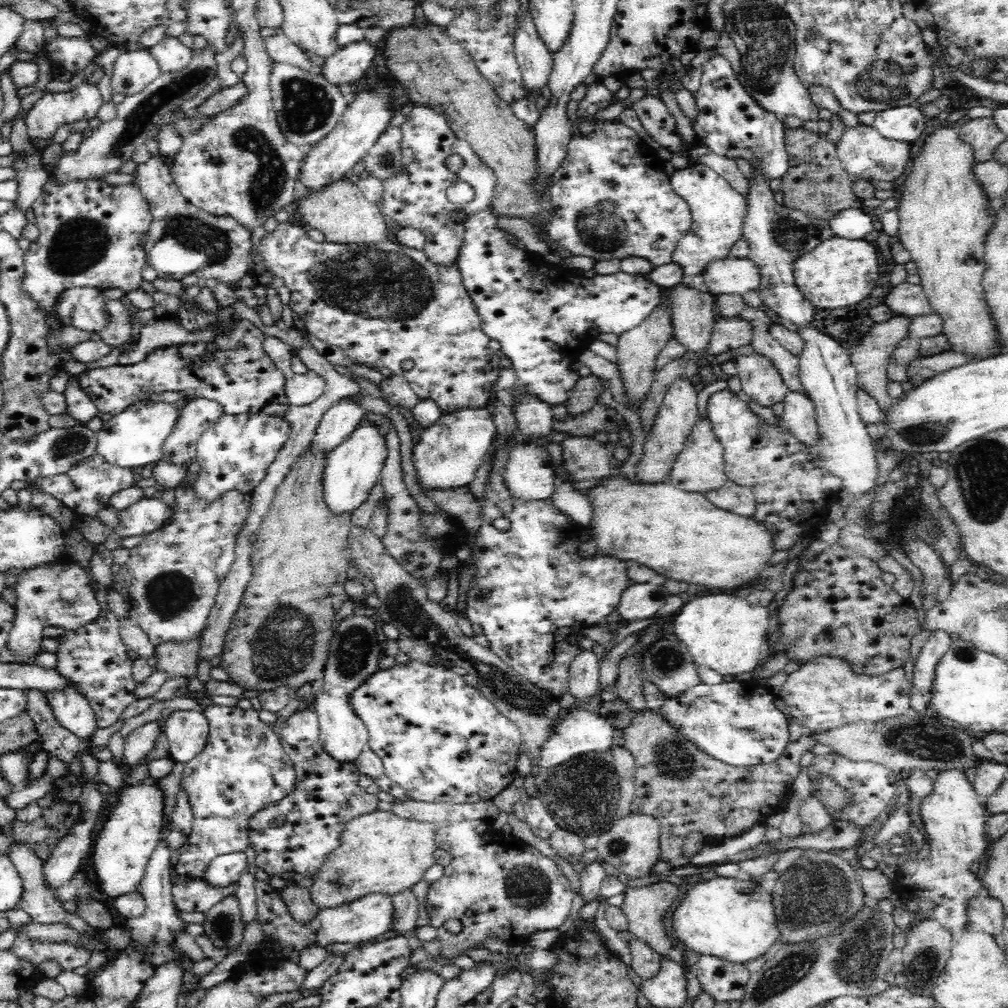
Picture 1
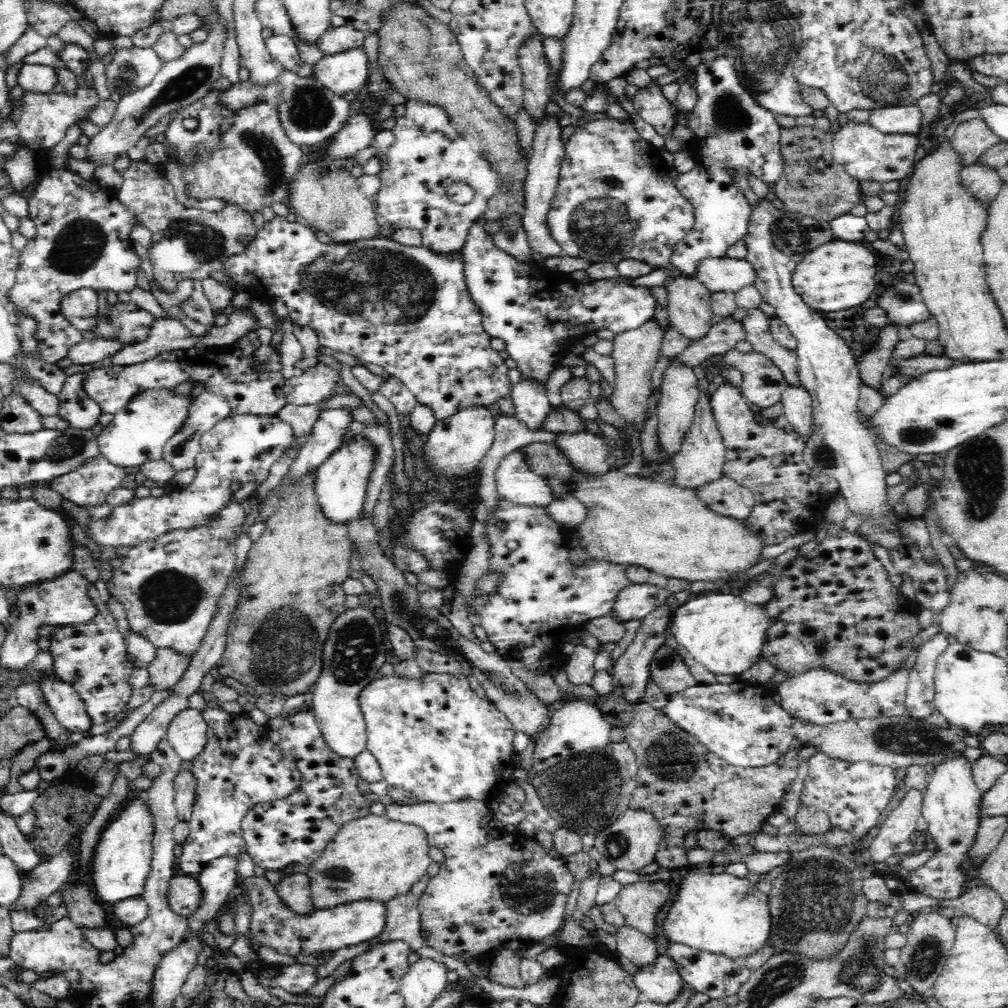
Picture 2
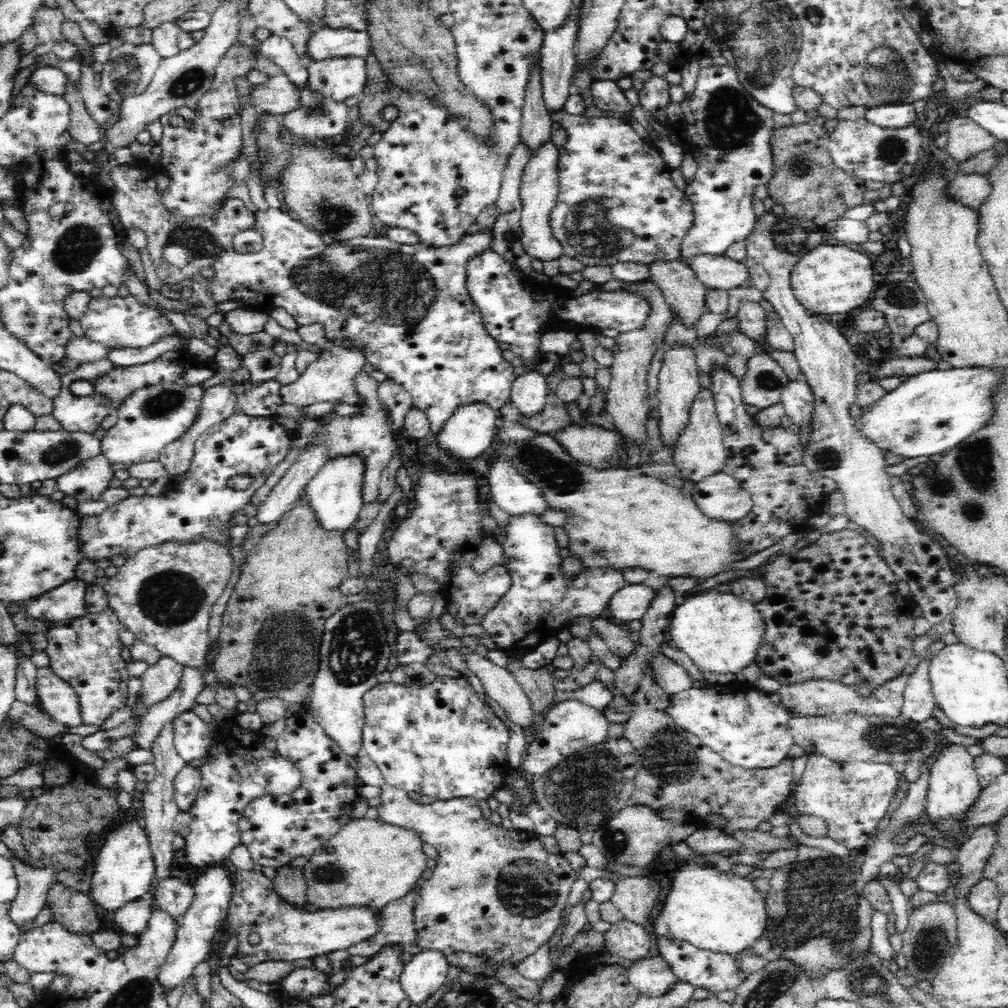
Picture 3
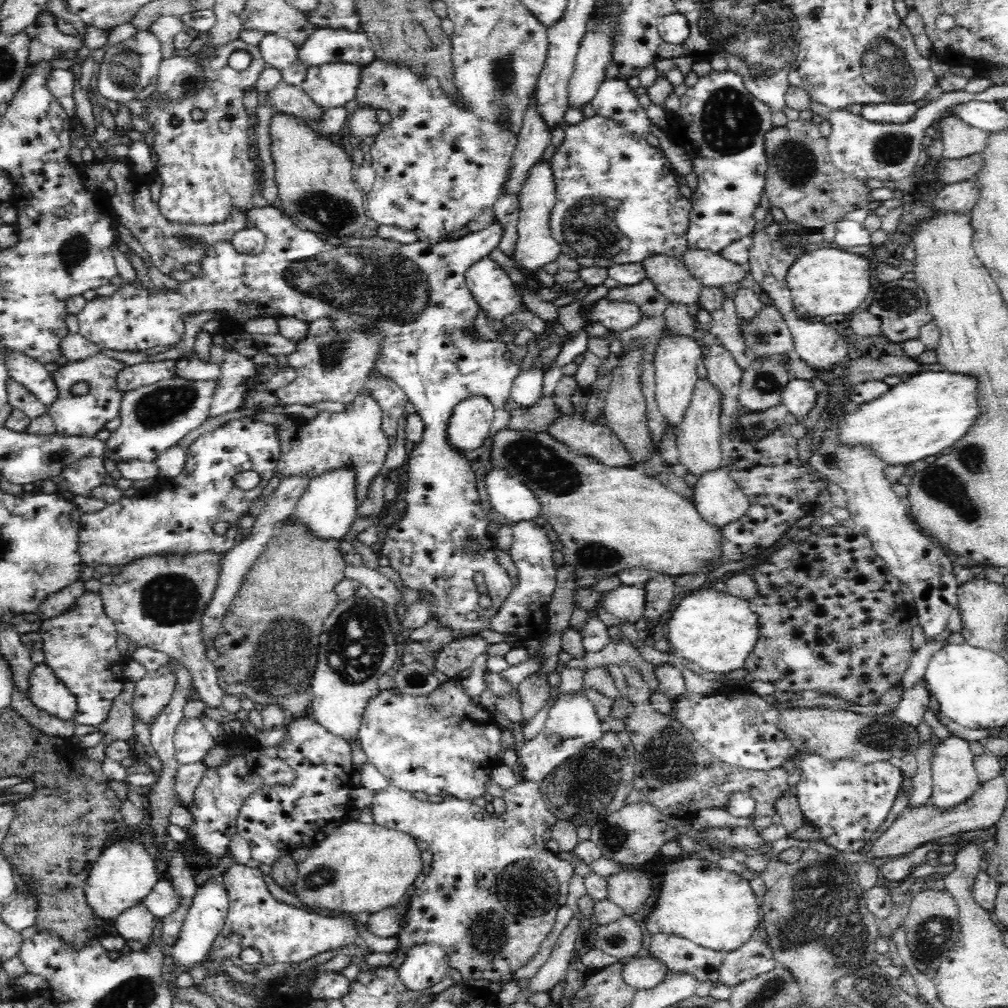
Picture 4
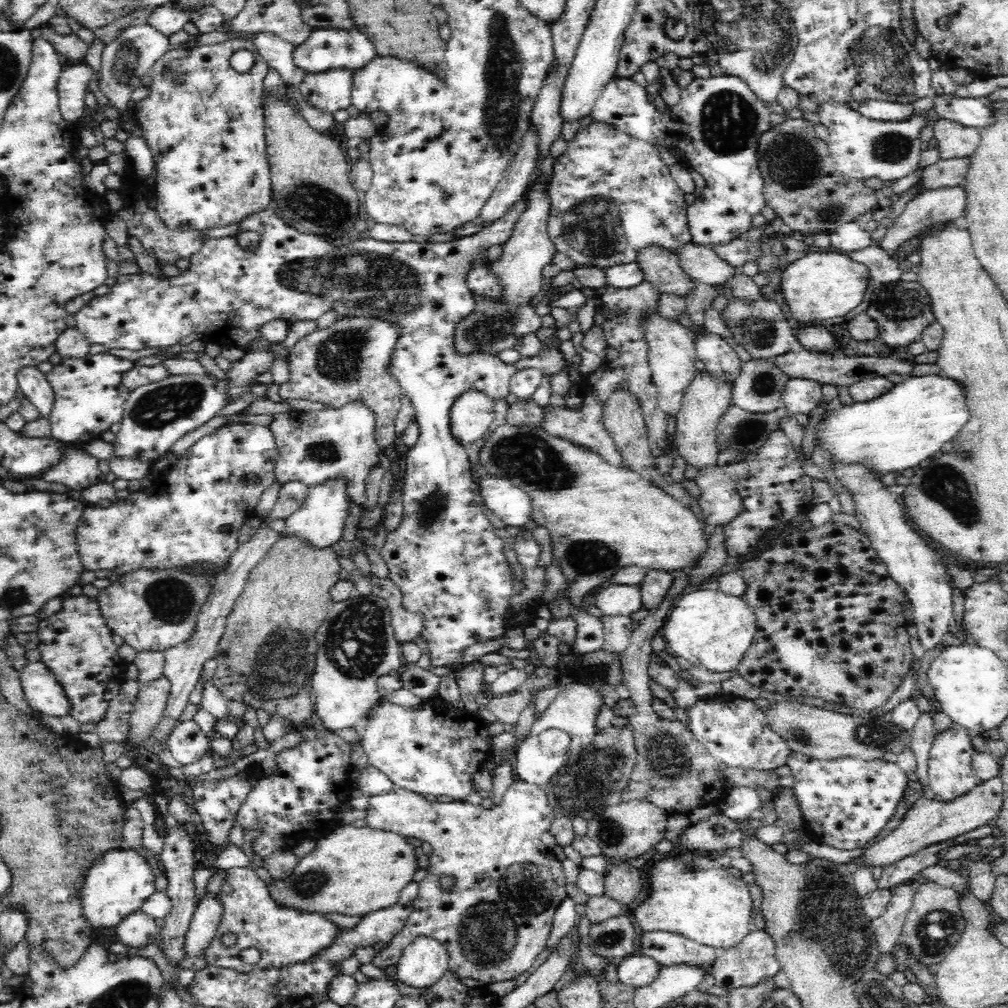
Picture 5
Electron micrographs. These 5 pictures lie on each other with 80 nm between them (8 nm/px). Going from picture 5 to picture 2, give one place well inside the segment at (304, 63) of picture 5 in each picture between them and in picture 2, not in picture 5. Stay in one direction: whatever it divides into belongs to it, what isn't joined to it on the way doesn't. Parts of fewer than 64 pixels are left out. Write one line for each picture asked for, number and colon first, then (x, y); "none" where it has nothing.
2: (344, 38)
3: (325, 43)
4: (325, 45)

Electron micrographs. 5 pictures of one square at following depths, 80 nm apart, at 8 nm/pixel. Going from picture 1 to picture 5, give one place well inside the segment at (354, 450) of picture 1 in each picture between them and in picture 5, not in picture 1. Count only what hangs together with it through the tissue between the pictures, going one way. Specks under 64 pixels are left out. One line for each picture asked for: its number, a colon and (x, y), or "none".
2: (340, 485)
3: (335, 494)
4: (329, 506)
5: (320, 521)

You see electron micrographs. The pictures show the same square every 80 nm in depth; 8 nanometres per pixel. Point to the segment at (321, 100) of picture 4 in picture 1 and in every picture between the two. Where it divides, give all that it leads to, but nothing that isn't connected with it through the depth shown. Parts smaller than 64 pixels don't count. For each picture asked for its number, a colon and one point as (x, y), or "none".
1: (347, 65)
2: (346, 72)
3: (337, 79)

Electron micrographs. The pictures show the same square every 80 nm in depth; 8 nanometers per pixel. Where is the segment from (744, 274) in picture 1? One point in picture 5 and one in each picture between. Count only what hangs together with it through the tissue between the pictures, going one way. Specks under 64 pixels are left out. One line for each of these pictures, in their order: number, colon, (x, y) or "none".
2: (720, 274)
3: (715, 272)
4: (711, 269)
5: (701, 263)

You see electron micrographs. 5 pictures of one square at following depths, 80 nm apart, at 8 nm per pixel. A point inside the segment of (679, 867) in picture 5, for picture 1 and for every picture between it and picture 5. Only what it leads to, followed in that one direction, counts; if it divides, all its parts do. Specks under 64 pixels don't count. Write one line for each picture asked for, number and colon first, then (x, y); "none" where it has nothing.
1: (733, 918)
2: (722, 914)
3: (718, 911)
4: (717, 909)

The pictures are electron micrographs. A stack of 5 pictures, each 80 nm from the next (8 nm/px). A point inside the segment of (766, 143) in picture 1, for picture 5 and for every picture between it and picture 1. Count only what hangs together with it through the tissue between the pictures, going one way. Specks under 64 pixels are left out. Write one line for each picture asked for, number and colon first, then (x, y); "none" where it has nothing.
2: (733, 135)
3: (726, 130)
4: (723, 125)
5: (717, 124)

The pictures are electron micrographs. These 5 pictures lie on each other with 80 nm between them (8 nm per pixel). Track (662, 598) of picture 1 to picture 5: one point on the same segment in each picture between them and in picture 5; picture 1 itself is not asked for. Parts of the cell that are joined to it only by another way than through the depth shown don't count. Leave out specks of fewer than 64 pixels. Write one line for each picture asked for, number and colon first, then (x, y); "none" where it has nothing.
2: (635, 601)
3: (630, 603)
4: (627, 602)
5: (617, 600)

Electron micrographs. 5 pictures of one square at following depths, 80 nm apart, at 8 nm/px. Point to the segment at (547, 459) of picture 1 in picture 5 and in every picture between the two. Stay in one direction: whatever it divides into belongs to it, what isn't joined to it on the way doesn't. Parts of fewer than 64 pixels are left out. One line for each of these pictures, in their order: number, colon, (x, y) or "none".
2: (514, 482)
3: (511, 492)
4: (511, 498)
5: (509, 502)

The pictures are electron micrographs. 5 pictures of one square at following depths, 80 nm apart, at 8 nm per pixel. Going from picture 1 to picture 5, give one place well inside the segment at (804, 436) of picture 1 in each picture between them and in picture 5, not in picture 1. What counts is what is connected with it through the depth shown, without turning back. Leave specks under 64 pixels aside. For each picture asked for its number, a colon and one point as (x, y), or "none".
2: (797, 404)
3: (797, 397)
4: (799, 397)
5: (800, 396)

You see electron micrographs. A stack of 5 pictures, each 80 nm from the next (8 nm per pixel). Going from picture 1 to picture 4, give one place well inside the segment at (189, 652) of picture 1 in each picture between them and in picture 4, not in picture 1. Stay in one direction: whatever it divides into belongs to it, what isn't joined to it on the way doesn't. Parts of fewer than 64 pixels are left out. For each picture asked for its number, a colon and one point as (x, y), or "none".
2: (167, 668)
3: (159, 681)
4: (152, 693)

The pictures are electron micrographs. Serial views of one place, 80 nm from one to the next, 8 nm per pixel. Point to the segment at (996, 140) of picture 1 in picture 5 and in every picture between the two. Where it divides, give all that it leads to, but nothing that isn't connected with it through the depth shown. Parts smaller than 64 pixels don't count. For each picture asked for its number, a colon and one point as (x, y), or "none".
2: (972, 138)
3: (966, 138)
4: (960, 139)
5: (954, 140)

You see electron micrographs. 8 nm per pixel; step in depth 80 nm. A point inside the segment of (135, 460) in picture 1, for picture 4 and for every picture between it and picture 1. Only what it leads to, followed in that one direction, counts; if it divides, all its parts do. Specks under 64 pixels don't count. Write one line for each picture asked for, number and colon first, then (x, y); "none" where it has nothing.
2: (137, 434)
3: (149, 419)
4: (155, 417)

